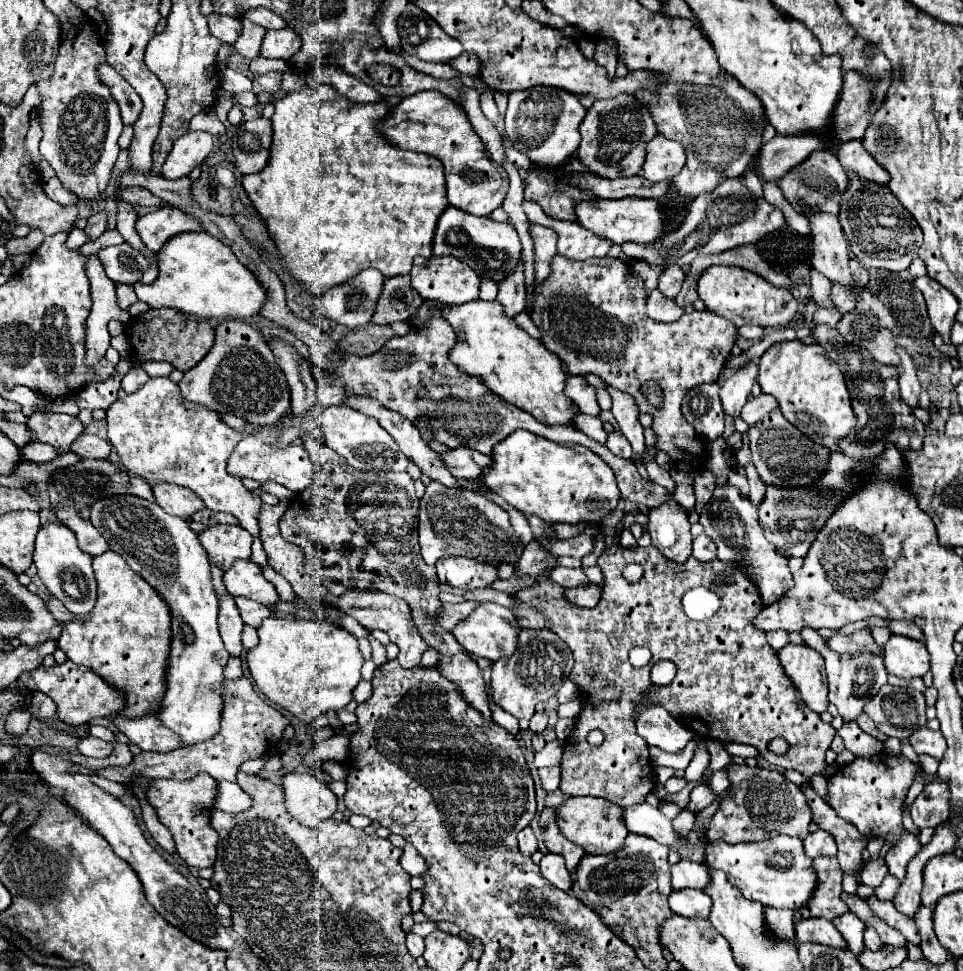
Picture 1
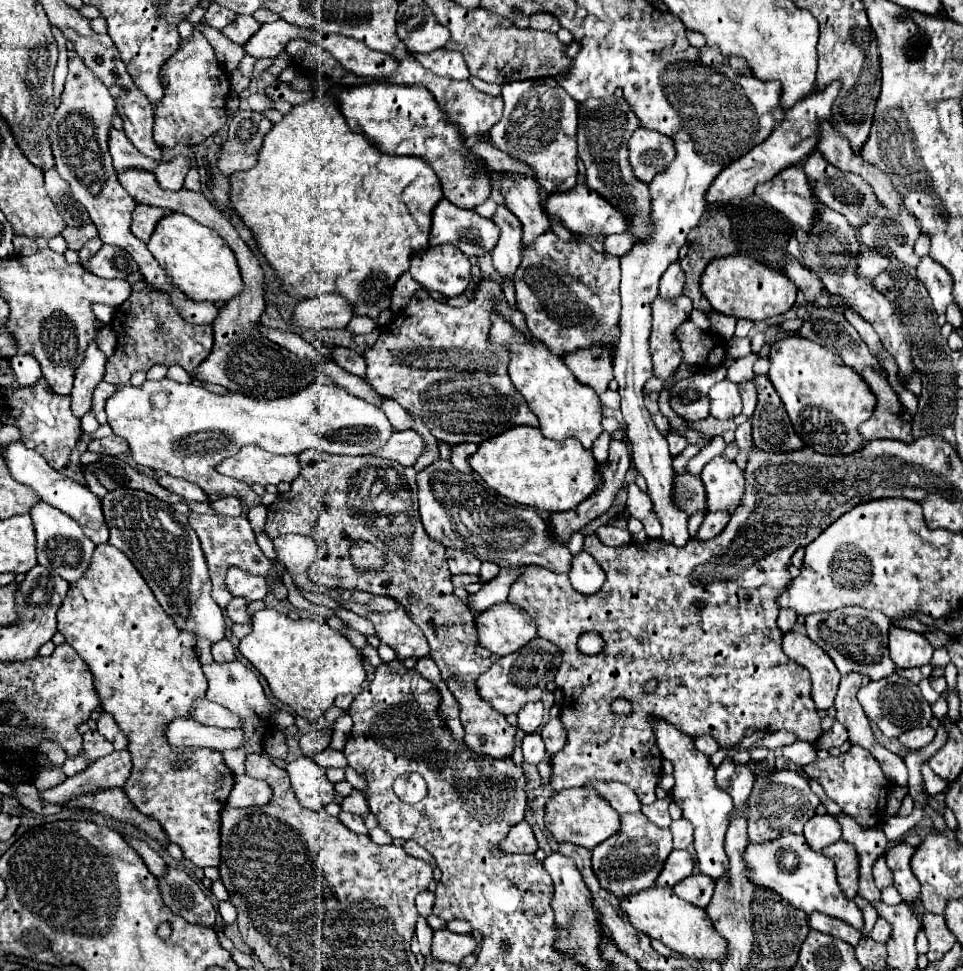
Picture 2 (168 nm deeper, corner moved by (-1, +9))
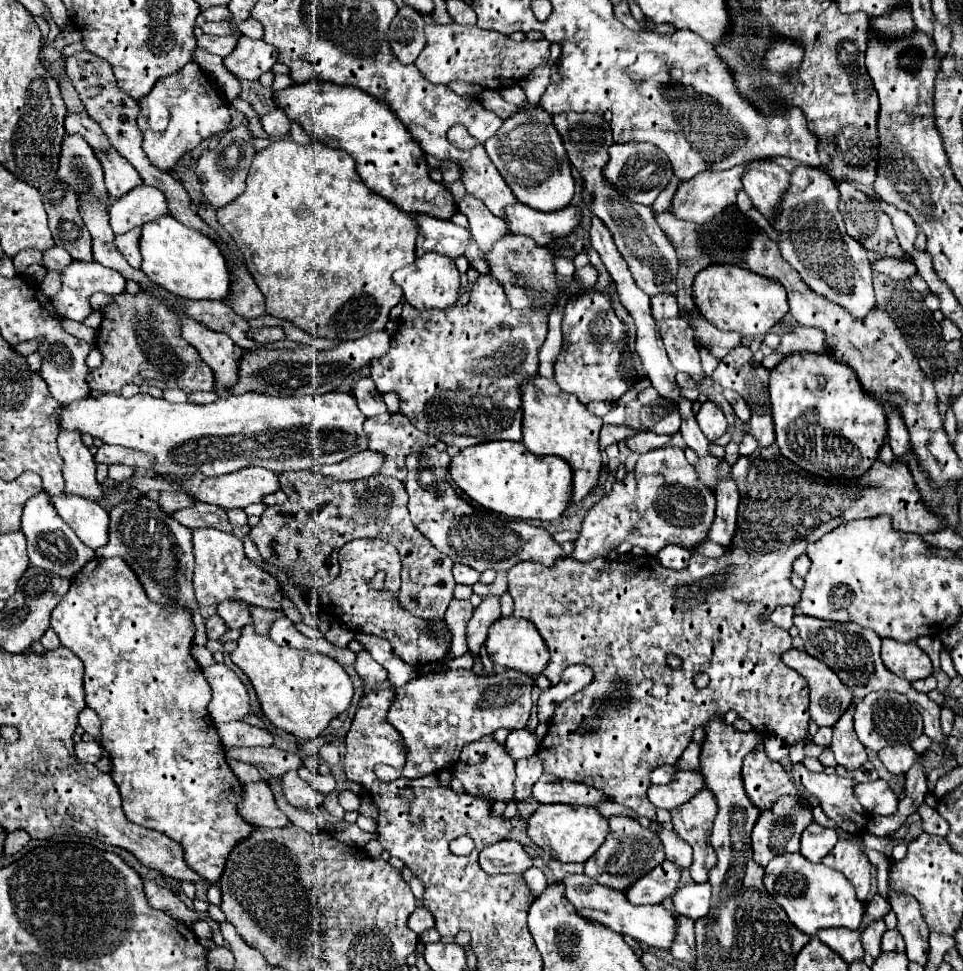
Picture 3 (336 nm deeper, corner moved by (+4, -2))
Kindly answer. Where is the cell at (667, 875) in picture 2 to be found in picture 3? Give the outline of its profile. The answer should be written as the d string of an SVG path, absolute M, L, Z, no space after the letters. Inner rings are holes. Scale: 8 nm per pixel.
M670 861L660 863L660 867L652 869L648 875L640 879L640 883L634 883L626 897L634 905L656 905L662 903L666 897L674 895L680 885L680 873L682 869L676 867Z

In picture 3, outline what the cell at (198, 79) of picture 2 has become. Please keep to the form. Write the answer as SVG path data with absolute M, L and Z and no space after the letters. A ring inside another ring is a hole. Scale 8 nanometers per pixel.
M190 61L178 73L160 79L150 95L140 101L138 127L144 133L144 151L152 165L162 171L170 171L176 161L200 145L204 139L220 137L230 125L228 101L218 93L218 83L200 69L198 63Z

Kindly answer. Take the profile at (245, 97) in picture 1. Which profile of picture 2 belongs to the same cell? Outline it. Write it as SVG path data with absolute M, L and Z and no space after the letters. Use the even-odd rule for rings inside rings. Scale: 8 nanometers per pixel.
M251 94L249 96L249 106L251 106L251 110L265 112L265 110L271 110L273 108L273 100L267 98L265 94Z

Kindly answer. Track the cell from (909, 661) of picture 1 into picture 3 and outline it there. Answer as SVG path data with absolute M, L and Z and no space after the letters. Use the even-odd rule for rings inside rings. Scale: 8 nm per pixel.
M882 639L882 661L898 677L908 681L932 675L928 655L916 643L900 643L896 639Z

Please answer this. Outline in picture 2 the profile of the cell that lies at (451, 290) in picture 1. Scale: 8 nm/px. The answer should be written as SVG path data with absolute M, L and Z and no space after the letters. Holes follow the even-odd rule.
M441 244L413 252L409 272L425 290L437 290L453 298L465 292L471 278L471 264L459 248Z

